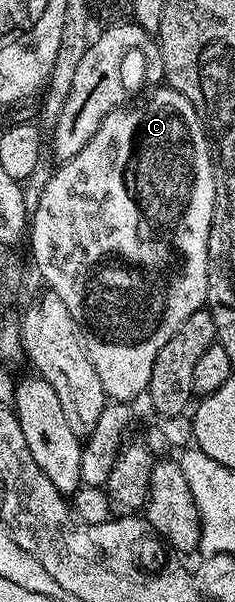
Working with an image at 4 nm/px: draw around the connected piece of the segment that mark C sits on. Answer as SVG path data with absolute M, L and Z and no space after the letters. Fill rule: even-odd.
M163 88L156 90L141 106L125 104L112 110L106 120L90 136L90 144L78 152L69 162L59 163L55 167L49 183L38 203L38 208L30 213L30 240L32 236L32 258L36 261L36 270L44 277L49 291L66 304L66 312L78 324L84 333L84 343L90 352L90 360L94 364L94 372L98 372L98 380L102 380L102 388L109 399L127 403L128 398L136 398L145 393L150 384L150 372L154 372L154 360L158 360L158 352L166 348L166 340L178 332L178 324L186 320L196 310L205 309L208 301L208 241L212 217L216 207L216 171L214 154L210 149L210 139L204 129L194 104L186 100L177 90Z

